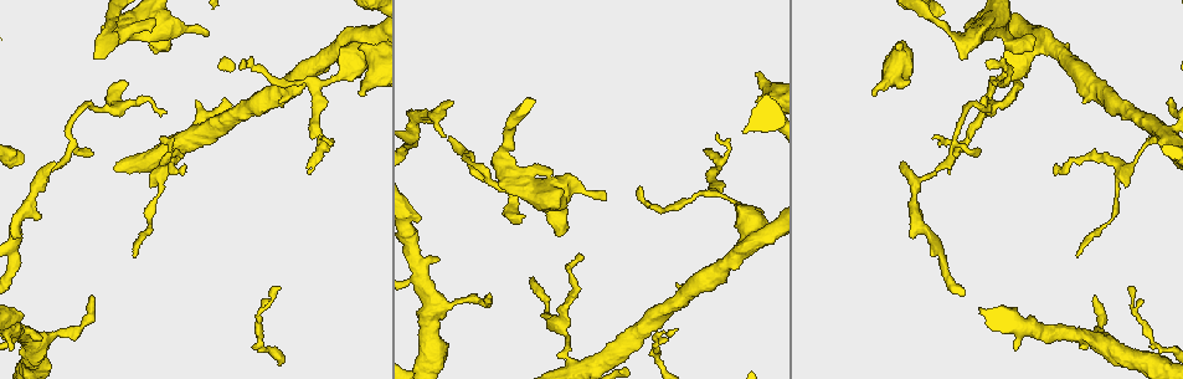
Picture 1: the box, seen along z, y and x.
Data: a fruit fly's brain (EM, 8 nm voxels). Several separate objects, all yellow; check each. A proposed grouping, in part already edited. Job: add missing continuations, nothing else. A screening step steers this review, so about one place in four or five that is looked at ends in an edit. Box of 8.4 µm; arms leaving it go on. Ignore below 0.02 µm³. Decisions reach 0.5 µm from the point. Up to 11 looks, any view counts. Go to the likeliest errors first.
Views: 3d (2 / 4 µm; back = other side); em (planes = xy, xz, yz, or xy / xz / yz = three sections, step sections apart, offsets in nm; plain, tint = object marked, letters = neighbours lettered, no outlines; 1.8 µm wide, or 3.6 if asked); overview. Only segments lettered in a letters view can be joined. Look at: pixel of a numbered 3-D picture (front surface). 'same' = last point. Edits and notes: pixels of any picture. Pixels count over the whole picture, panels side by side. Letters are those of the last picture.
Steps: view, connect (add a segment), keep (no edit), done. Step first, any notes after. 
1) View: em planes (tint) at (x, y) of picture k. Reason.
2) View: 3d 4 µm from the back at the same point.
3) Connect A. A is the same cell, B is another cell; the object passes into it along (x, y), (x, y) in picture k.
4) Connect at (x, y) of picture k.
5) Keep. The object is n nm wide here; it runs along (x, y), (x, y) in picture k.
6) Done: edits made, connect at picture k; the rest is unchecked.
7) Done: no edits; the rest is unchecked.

View: em planes (plain) at (557, 234) of picture 1. An open end.

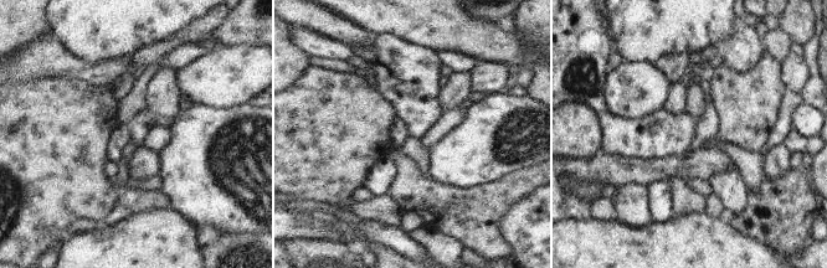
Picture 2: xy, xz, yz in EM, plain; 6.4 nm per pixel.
View: em planes (letters) at the same point. What lies round it.

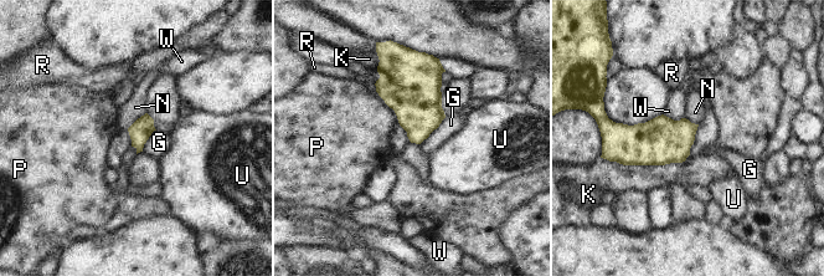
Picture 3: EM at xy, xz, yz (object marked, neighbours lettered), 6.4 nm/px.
Keep. The longest contact is with P, 260 nm; G, K, N, P, R, U and W are other cells; a border runs along (446, 117), (420, 144) in picture 3; no lettered segment goes on from it.

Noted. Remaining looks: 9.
View: 3d 4 µm at (358, 92) of picture 1. Thick end.

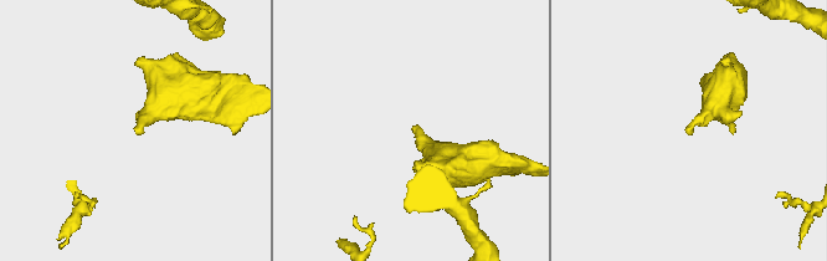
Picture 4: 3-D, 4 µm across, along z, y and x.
View: em planes (letters) at (686, 128) of picture 4. Now the EM.

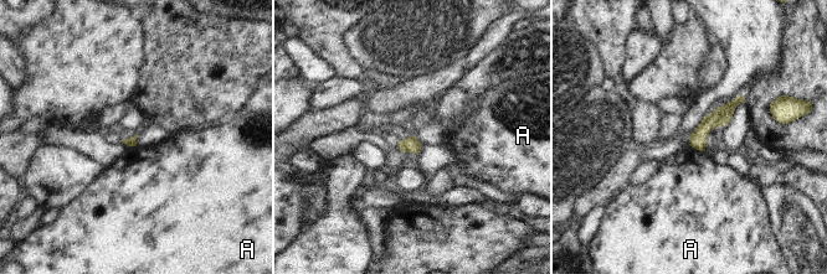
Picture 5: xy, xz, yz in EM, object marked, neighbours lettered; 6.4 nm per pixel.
Keep. The longest contact is with A, 120 nm; A is another cell; none of them fits.

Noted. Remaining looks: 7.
View: em xy step 16 (letters) at (163, 112) of picture 1. Thin end.

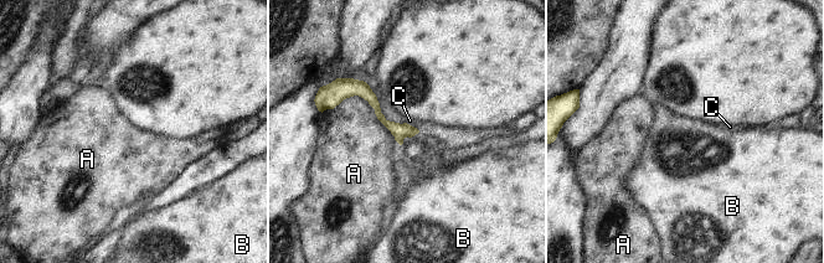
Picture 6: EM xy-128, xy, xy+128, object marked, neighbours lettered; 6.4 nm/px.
View: em planes (letters) at the same point. Cut it another way.

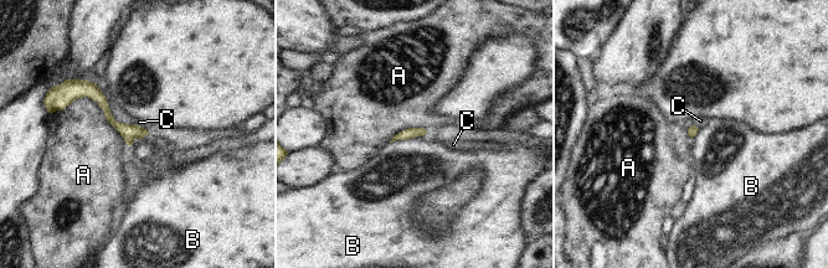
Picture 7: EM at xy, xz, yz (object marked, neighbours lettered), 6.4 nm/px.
Keep. The object is 70 nm wide here; A, B and C are other cells; none of them fits.

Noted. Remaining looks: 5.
View: 3d 2 µm from the back at (1095, 296) of picture 1. Free end.

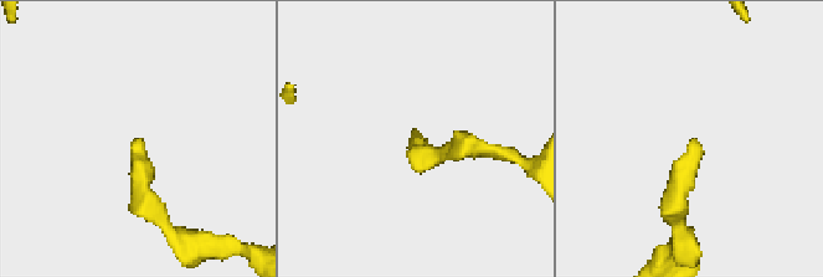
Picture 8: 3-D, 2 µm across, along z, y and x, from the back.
View: em planes (letters) at (136, 138) of picture 8.

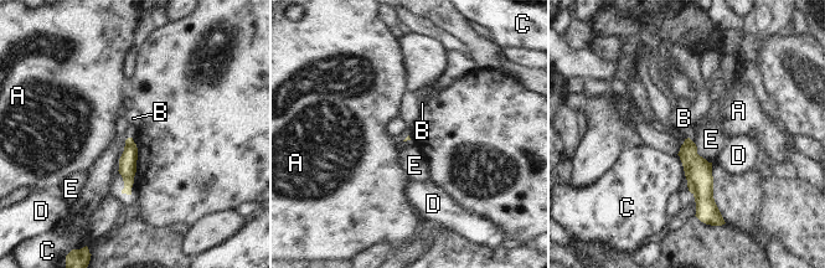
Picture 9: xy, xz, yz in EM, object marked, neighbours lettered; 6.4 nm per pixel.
Keep. The longest contact is with E, 220 nm; A, B, C, D and E are other cells; it runs along (687, 142), (701, 211) in picture 9; no lettered segment goes on from it.

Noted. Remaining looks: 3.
Done: no edits; the rest is unchecked.

